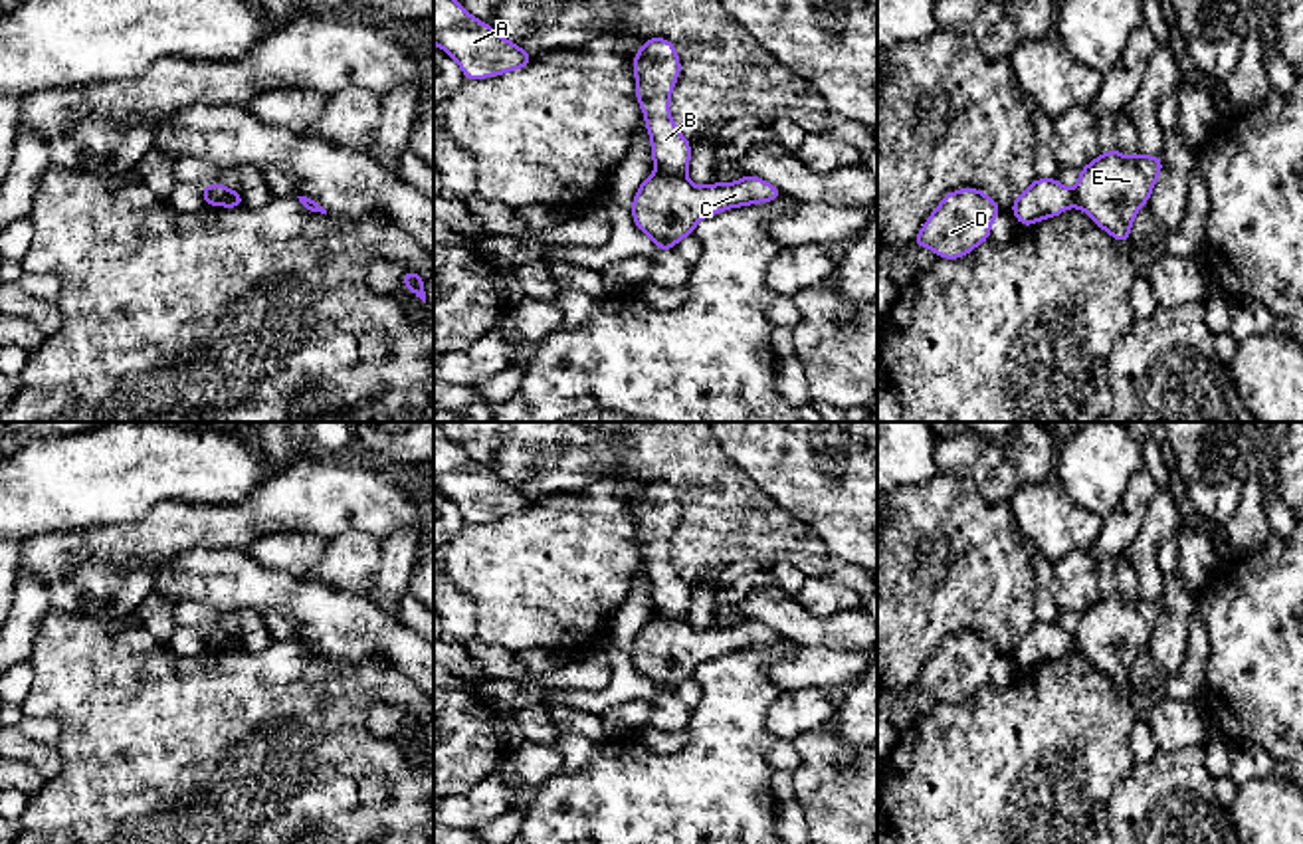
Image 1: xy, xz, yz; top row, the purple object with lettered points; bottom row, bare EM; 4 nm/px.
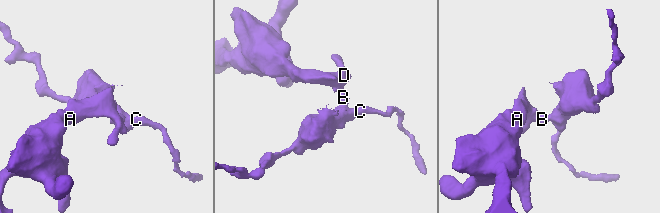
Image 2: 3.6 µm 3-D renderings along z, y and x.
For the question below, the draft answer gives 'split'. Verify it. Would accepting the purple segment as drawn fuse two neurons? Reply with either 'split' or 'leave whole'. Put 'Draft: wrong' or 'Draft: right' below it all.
split
Draft: right

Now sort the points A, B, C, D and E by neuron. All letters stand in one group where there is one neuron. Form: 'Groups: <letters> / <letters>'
Groups: A B D / C E

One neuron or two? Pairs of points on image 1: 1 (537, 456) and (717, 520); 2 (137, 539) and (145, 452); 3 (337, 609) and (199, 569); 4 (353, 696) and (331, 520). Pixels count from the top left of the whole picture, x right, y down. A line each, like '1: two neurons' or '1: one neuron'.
1: one neuron
2: two neurons
3: one neuron
4: two neurons

